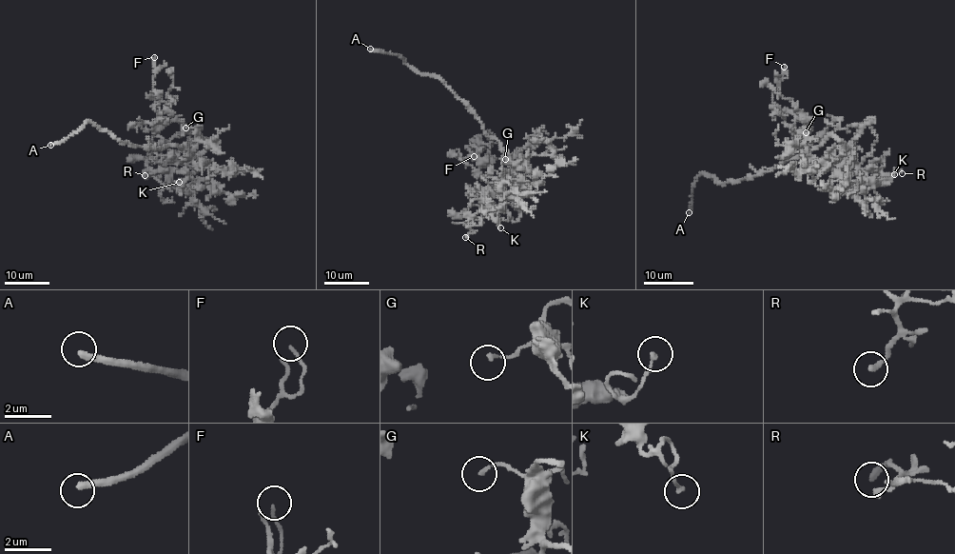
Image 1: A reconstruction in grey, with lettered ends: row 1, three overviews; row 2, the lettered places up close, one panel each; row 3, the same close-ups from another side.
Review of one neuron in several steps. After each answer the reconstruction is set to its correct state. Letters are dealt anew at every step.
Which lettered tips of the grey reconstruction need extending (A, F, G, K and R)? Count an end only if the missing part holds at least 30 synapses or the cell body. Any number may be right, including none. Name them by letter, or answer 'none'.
A, G

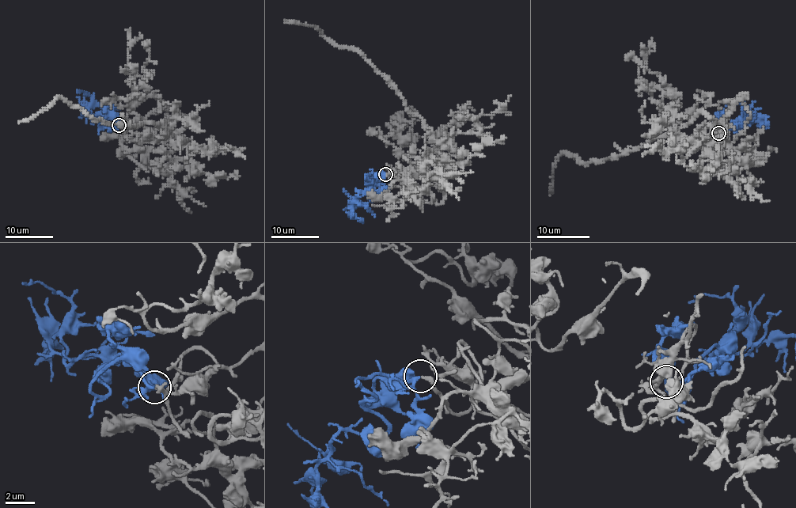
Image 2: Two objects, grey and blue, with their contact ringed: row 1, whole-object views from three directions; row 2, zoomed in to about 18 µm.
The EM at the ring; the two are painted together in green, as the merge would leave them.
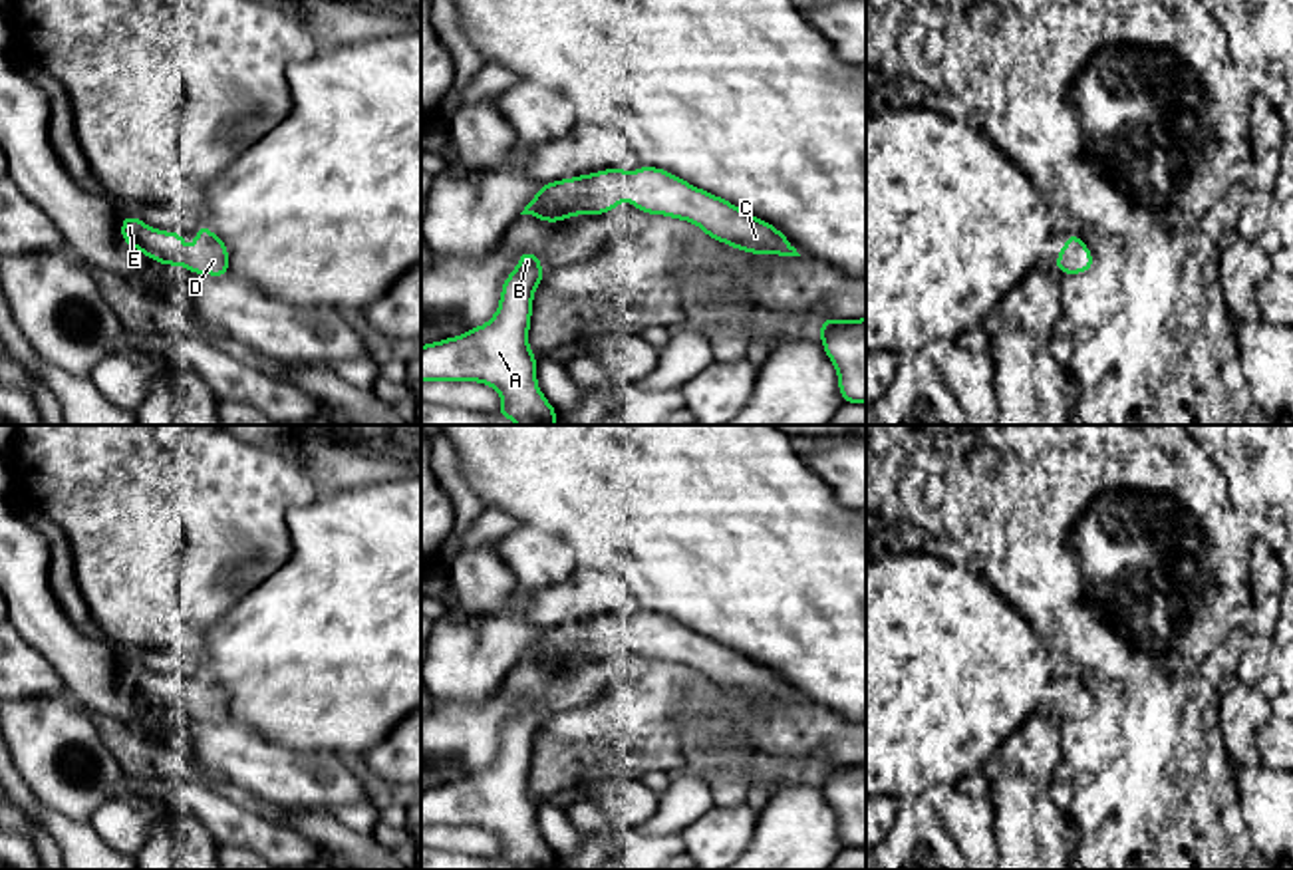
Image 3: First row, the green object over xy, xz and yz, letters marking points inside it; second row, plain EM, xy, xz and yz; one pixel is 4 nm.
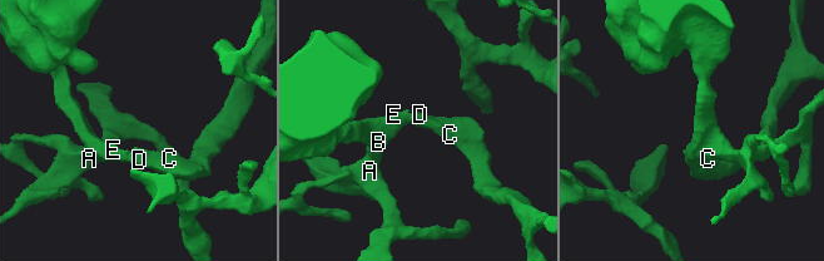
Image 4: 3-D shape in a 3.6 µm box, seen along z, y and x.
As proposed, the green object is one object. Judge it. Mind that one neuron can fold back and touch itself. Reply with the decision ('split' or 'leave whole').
leave whole

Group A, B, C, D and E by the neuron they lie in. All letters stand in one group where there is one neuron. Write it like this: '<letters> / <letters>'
A B C D E

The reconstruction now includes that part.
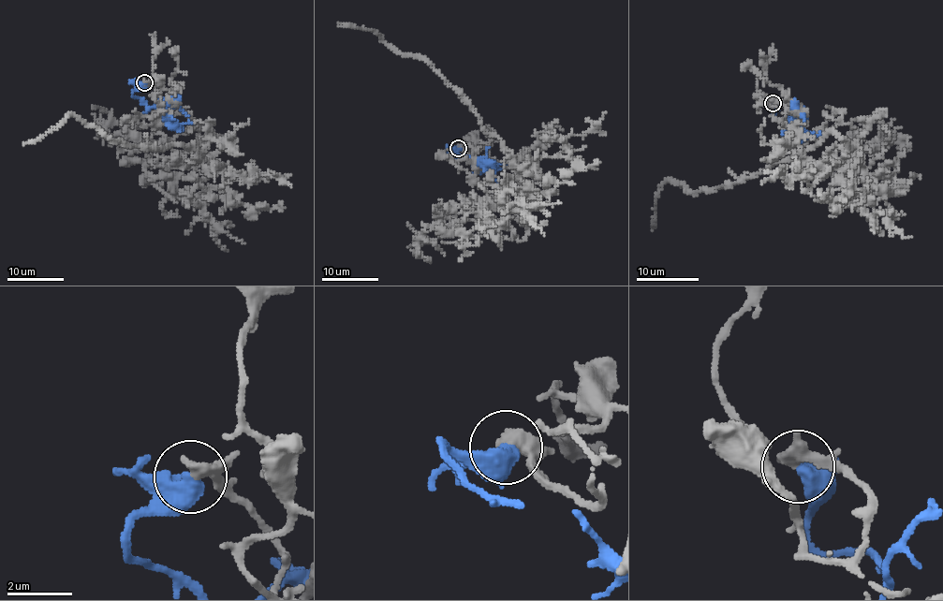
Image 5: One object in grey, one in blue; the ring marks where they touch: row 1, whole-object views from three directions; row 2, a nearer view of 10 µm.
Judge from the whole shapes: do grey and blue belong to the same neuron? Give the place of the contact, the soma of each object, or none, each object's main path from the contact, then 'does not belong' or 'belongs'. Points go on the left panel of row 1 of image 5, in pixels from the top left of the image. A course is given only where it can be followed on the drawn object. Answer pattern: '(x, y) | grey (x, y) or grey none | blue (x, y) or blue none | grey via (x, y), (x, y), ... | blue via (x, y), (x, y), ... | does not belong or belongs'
(144, 82) | grey none | blue none | grey via (144, 82), (160, 113), (139, 124), (181, 112), (222, 148), (112, 140), (70, 114), (22, 144) | blue via (144, 82), (133, 95), (150, 109), (161, 101), (169, 102), (166, 112), (179, 129), (182, 126) | does not belong

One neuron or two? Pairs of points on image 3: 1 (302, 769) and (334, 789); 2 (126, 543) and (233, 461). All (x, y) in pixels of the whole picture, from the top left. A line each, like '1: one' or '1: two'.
1: one
2: one

